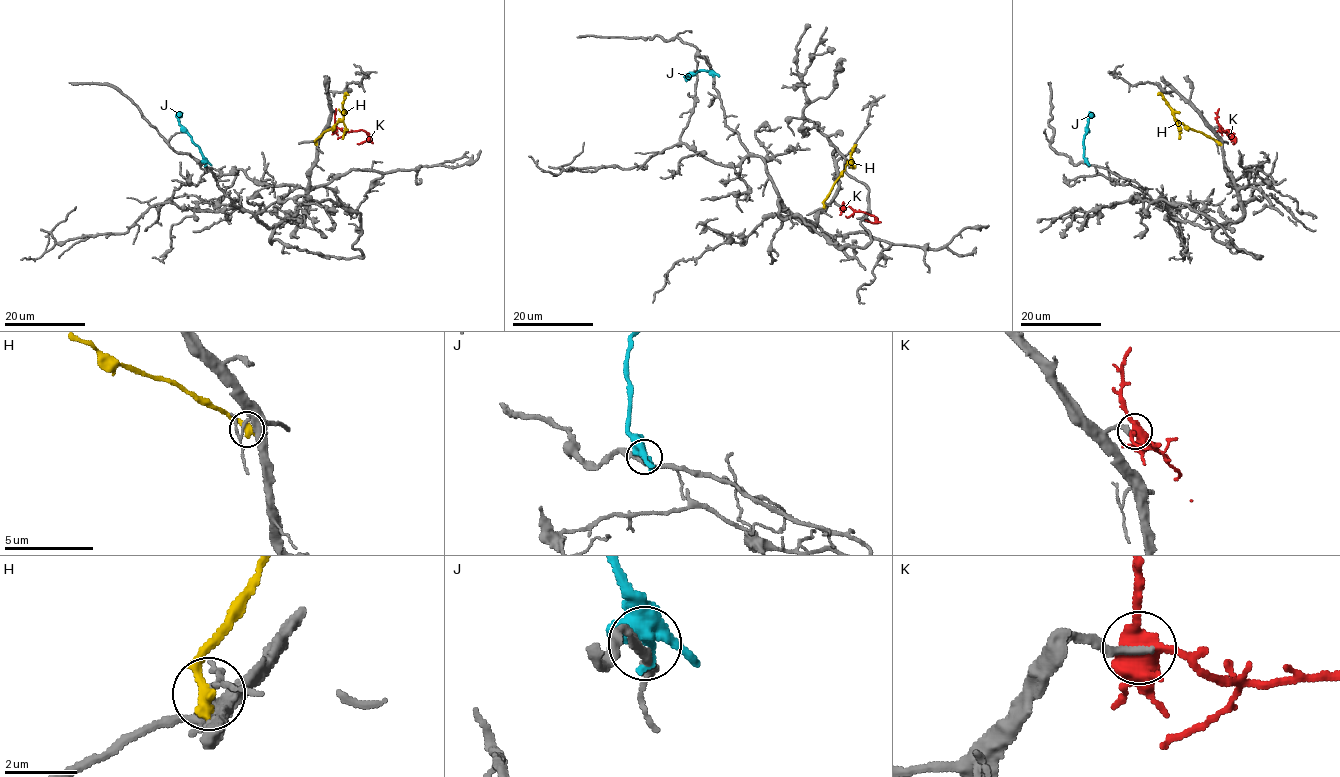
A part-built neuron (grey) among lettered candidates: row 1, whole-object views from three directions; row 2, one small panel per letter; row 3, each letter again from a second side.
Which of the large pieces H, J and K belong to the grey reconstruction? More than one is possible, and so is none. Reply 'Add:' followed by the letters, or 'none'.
Add: K

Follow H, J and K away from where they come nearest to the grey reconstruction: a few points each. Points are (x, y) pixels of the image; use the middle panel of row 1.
H: (825, 205), (824, 200), (834, 182), (851, 161), (855, 144)
J: (713, 74), (710, 70), (700, 70), (688, 73), (689, 78)
K: (843, 206), (865, 212), (875, 221), (865, 220)

